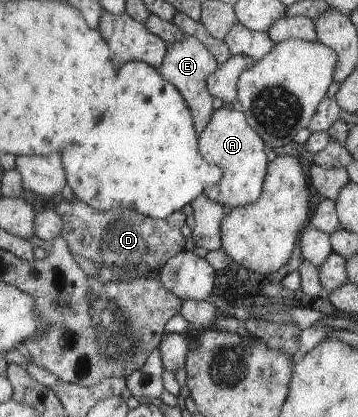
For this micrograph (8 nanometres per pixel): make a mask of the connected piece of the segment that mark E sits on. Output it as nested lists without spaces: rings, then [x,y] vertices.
[[[186,36],[182,41],[174,42],[170,45],[165,53],[165,59],[157,67],[158,73],[171,83],[185,99],[189,107],[196,133],[200,136],[205,130],[206,125],[209,124],[210,116],[213,115],[214,107],[212,101],[214,97],[209,92],[206,85],[206,80],[211,73],[218,69],[219,63],[212,57],[212,54],[200,43],[196,37]]]

